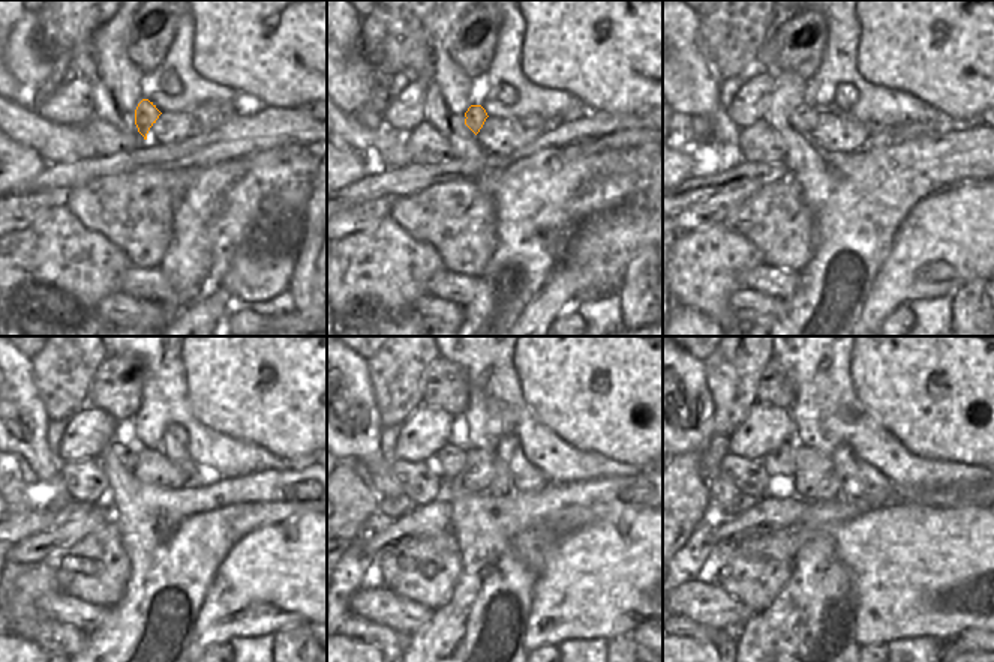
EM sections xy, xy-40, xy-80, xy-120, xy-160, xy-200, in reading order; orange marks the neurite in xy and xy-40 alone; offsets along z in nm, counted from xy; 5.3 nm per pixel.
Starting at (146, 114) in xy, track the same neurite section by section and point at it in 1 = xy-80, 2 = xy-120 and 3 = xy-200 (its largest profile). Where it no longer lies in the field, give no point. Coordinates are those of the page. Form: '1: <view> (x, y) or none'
1: xy-80 (804, 117)
2: xy-120 (128, 454)
3: xy-200 (780, 464)

